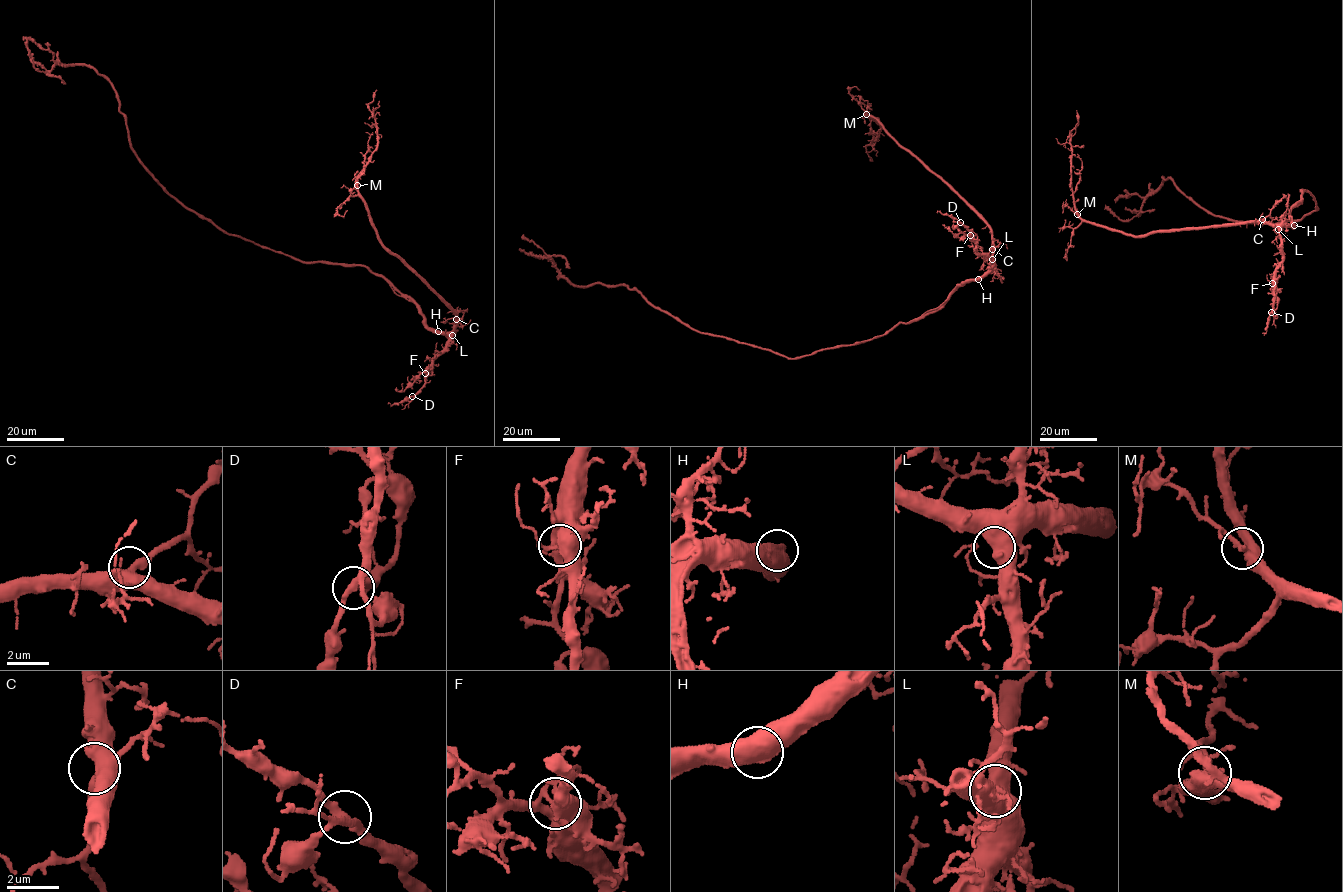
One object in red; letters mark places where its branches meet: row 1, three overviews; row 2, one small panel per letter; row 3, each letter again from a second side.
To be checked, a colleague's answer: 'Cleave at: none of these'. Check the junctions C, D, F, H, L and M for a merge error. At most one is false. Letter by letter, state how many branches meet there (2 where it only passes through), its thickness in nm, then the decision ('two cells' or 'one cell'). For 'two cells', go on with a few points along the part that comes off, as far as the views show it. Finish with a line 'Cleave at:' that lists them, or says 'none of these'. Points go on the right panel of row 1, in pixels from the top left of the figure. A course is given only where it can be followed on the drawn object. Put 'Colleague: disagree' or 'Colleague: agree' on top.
Colleague: agree
C: 2 branches meet; 480 nm thick; one cell
D: 3 branches meet; 280 nm thick; one cell
F: 2 branches meet; 110 nm thick; one cell
H: 2 branches meet; 650 nm thick; one cell
L: 1 branches meet; 800 nm thick; one cell
M: 3 branches meet; 340 nm thick; one cell
Cleave at: none of these

